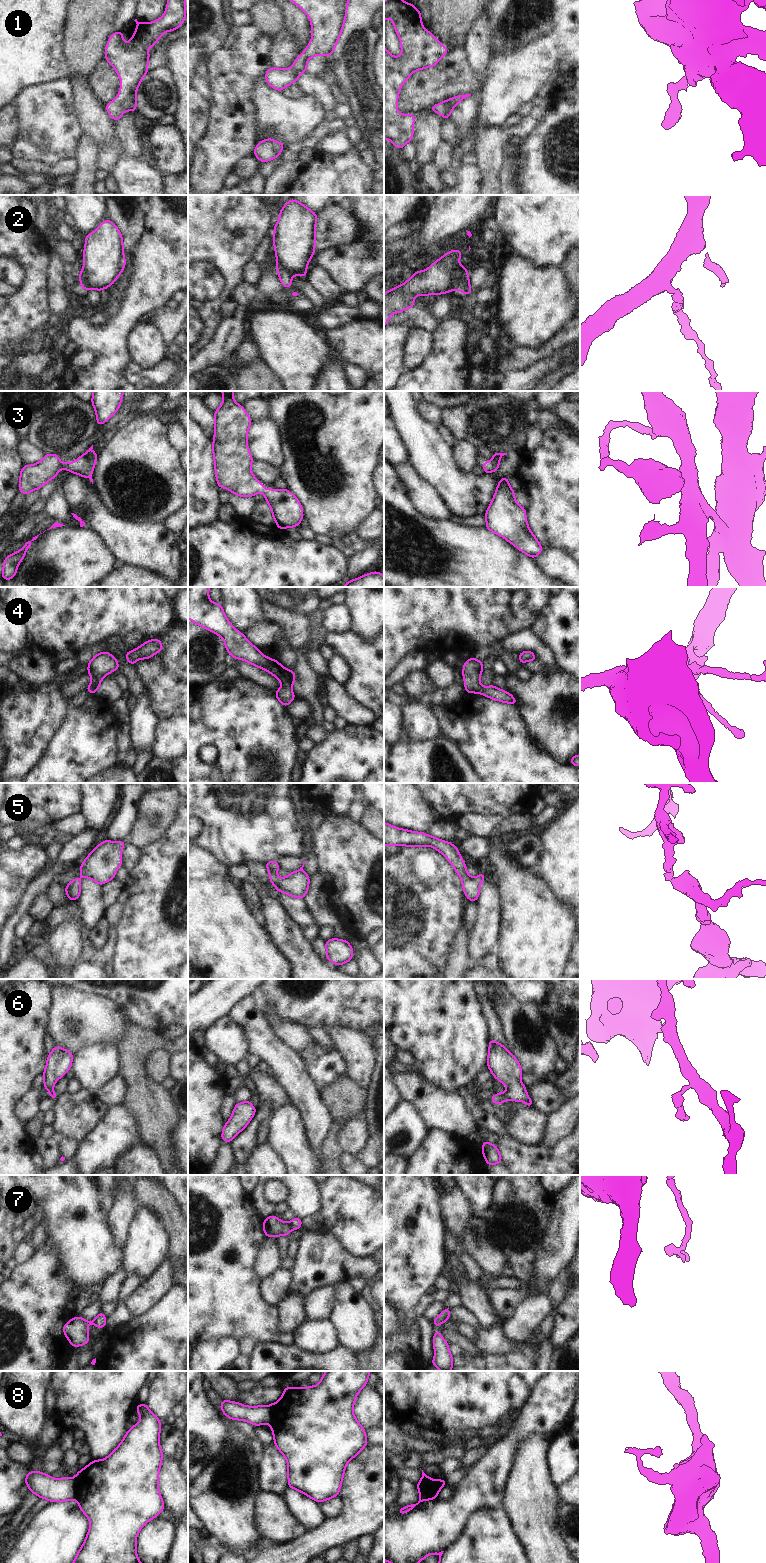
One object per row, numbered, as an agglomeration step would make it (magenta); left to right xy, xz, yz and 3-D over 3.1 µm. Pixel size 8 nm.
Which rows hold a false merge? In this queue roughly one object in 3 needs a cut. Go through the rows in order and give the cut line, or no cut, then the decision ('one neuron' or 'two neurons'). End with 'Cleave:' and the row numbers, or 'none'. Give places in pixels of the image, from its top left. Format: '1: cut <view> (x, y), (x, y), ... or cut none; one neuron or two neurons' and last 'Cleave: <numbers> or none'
1: cut none; one neuron
2: cut yz (466, 271), (460, 276), (456, 289); two neurons
3: cut none; one neuron
4: cut none; one neuron
5: cut none; one neuron
6: cut none; one neuron
7: cut xz (288, 1223), (291, 1228); two neurons
8: cut xy (74, 1478), (76, 1498); two neurons
Cleave: 2, 7, 8

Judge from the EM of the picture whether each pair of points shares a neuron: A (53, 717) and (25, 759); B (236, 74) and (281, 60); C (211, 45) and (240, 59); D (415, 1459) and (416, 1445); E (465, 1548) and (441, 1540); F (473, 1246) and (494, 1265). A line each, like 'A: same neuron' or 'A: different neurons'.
A: same neuron
B: different neurons
C: different neurons
D: different neurons
E: different neurons
F: same neuron

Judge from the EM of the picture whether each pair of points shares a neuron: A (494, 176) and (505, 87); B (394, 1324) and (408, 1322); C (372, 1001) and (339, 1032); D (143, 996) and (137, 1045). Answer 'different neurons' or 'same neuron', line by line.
A: different neurons
B: same neuron
C: different neurons
D: different neurons

